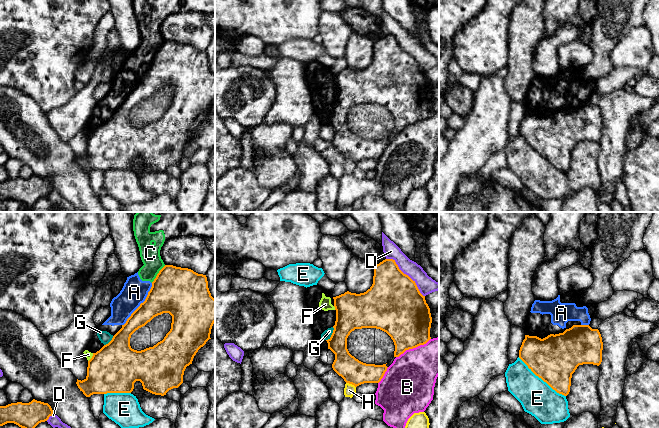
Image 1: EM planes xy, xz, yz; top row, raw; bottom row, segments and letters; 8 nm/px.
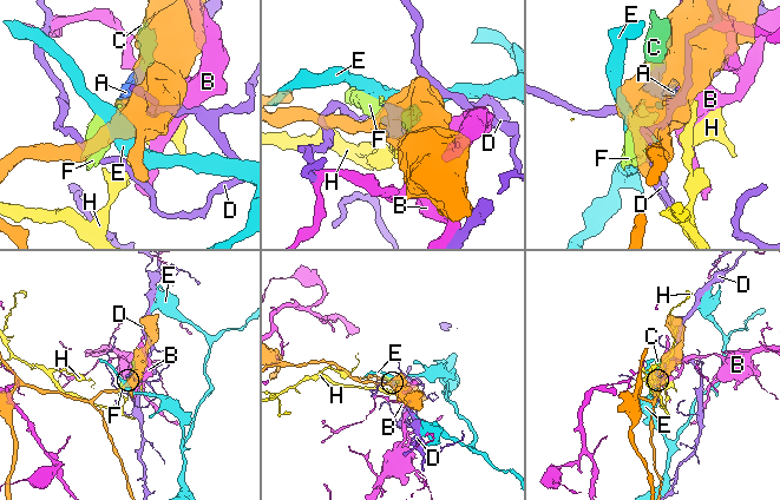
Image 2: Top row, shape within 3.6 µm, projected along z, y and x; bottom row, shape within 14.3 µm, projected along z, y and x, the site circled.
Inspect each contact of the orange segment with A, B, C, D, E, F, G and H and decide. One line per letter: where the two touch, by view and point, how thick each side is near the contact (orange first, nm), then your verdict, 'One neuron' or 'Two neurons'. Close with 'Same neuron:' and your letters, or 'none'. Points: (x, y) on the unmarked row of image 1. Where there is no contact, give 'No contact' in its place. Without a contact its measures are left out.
A: Touches orange at xy (140, 80). Thickness 300 nm (orange) against 200 nm. Two neurons
B: Touches orange at xz (413, 123). Thickness 400 nm (orange) against 400 nm. Two neurons
C: Touches orange at xy (157, 50). Thickness 400 nm (orange) against 160 nm. Two neurons
D: Touches orange at xz (405, 50). Thickness 460 nm (orange) against 140 nm. Two neurons
E: Touches orange at yz (542, 155). Thickness 380 nm (orange) against 280 nm. Two neurons
F: Touches orange at xy (92, 133). Thickness 380 nm (orange) against 50 nm. Two neurons
G: Touches orange at xz (332, 110). Thickness 280 nm (orange) against 70 nm. Two neurons
H: Touches orange at xz (351, 159). Thickness 200 nm (orange) against 90 nm. Two neurons
Same neuron: none

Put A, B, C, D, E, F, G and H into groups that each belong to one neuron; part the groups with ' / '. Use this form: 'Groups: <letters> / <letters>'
Groups: A C F G / B / D / E / H

